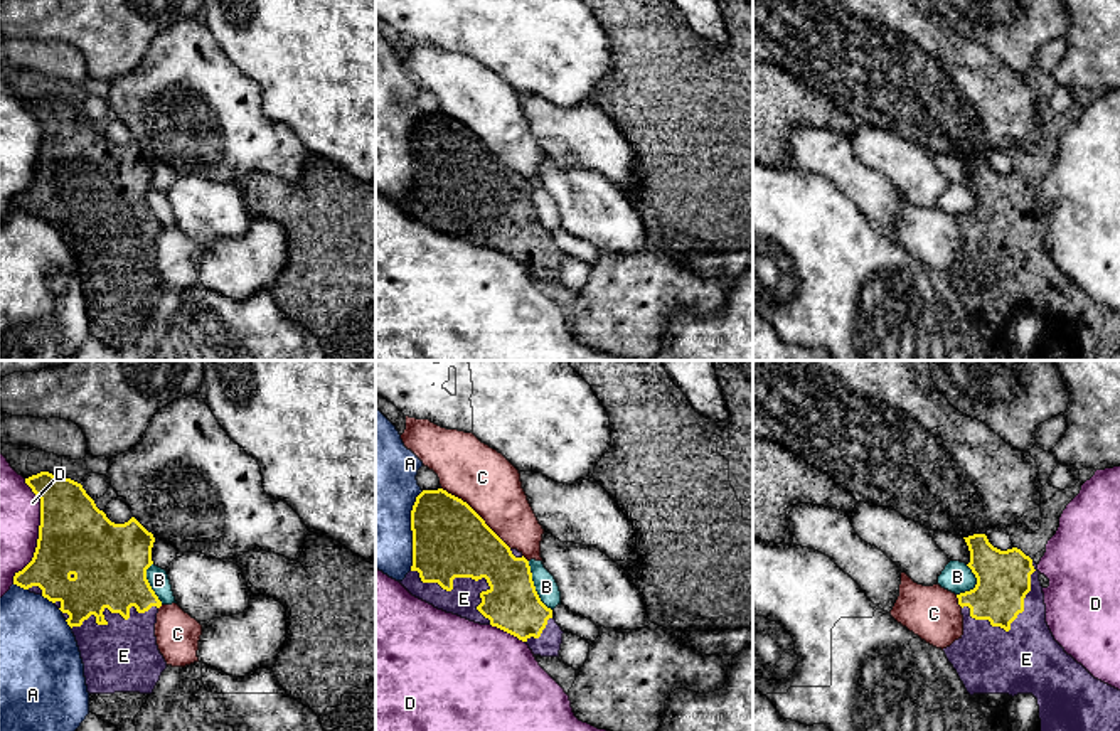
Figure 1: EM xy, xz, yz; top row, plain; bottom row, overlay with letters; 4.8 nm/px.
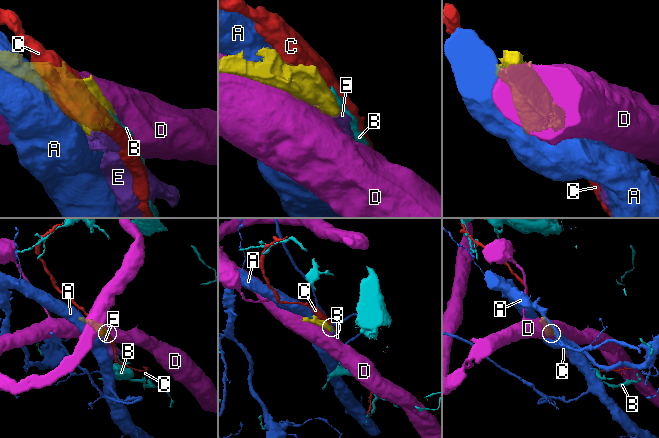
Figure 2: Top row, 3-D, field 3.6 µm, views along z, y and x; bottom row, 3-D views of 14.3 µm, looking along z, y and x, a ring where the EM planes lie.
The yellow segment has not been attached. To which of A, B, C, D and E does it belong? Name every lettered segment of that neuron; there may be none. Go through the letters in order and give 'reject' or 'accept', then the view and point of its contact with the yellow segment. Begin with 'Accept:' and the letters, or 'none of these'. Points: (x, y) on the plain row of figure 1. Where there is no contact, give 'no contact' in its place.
Accept: E
A: reject; meets yellow in xz at (411, 152)
B: reject; meets yellow in xz at (534, 209)
C: reject; meets yellow in xz at (477, 137)
D: reject; meets yellow in xy at (39, 154)
E: accept; meets yellow in xz at (467, 199)

